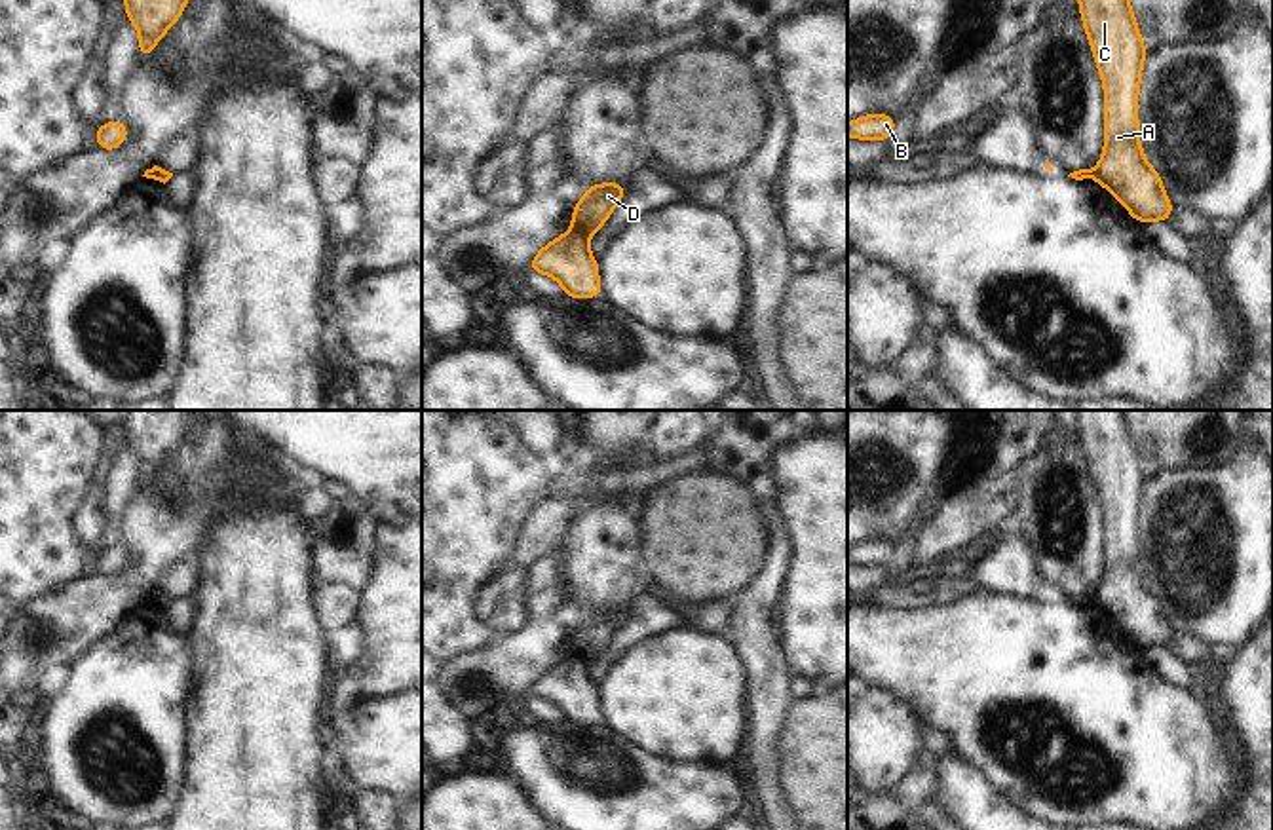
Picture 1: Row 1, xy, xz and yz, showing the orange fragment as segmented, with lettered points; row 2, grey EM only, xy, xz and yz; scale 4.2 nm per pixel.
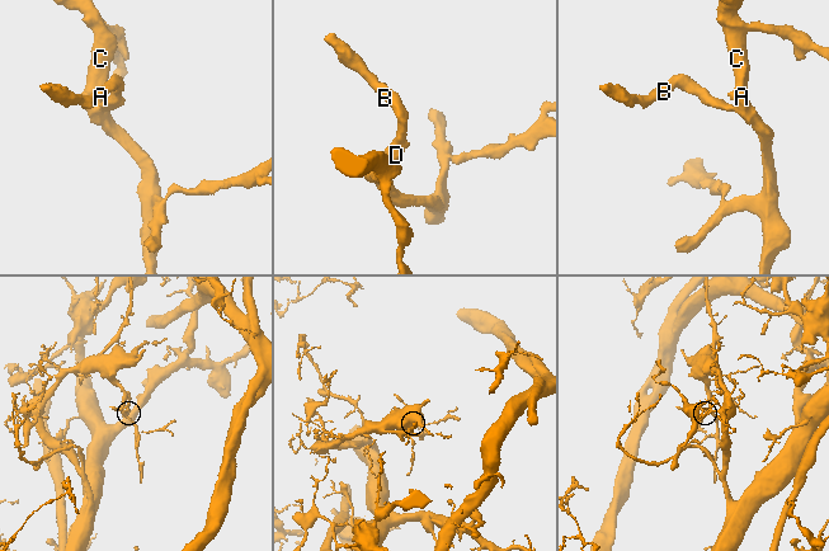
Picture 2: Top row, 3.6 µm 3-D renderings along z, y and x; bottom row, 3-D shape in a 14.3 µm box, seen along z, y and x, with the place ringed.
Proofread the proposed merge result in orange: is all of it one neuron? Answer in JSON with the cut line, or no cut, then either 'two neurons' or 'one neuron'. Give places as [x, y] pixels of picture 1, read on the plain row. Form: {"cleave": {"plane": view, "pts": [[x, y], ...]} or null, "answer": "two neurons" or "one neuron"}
{"cleave": {"plane": "xz", "pts": [[572, 652], [588, 663]]}, "answer": "two neurons"}

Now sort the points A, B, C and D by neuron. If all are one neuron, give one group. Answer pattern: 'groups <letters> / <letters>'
groups A C / B D

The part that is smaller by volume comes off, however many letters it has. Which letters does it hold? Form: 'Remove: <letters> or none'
Remove: B, D

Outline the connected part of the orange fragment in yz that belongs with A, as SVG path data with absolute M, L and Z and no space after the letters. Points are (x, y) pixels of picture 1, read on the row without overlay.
M1077 410L1081 448L1104 509L1104 575L1092 604L1110 615L1130 642L1168 648L1172 627L1161 598L1142 577L1138 515L1148 473L1134 444L1127 410Z

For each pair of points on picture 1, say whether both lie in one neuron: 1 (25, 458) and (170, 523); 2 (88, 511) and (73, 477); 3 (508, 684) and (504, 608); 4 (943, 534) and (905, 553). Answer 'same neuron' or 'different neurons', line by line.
1: different neurons
2: different neurons
3: different neurons
4: different neurons

